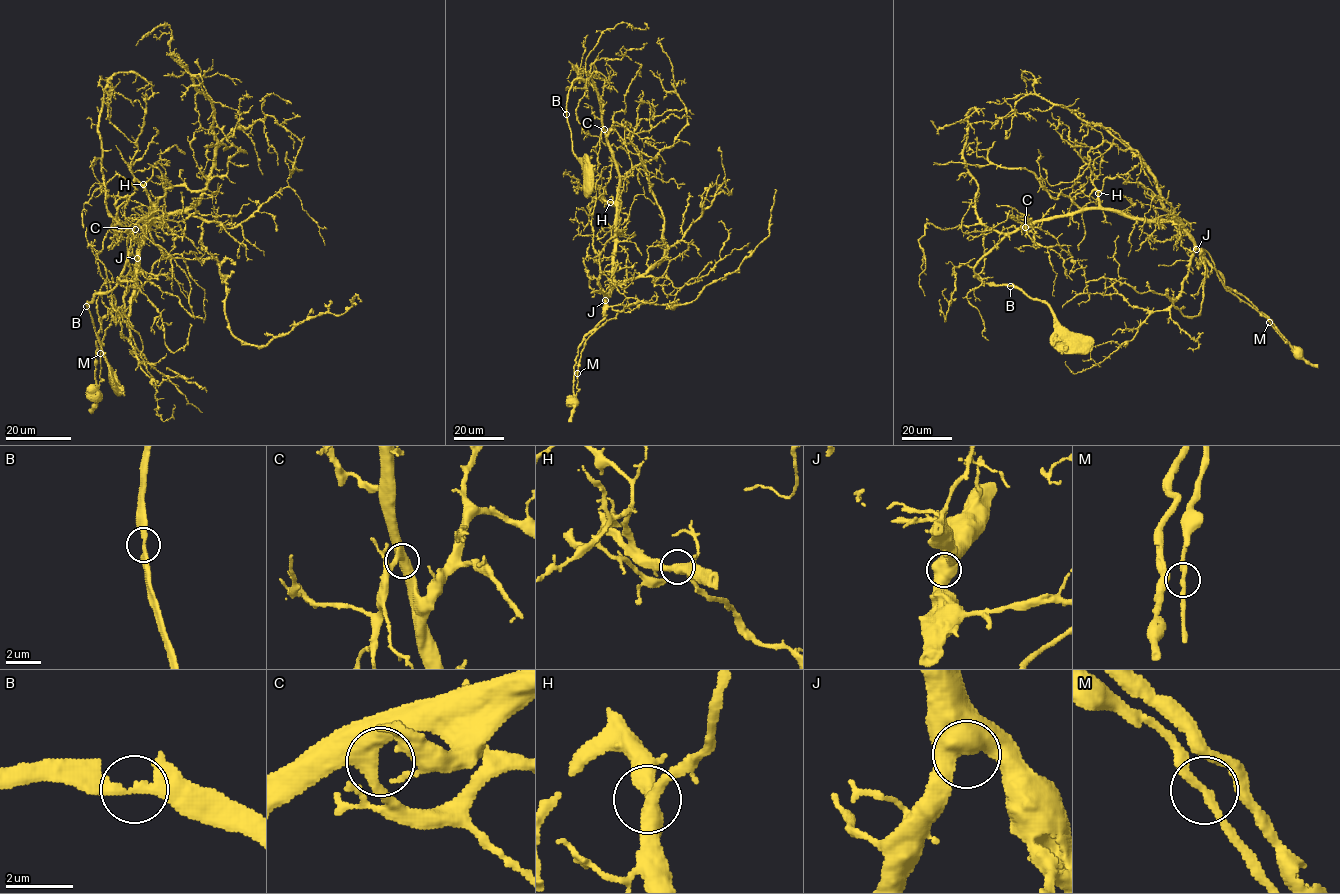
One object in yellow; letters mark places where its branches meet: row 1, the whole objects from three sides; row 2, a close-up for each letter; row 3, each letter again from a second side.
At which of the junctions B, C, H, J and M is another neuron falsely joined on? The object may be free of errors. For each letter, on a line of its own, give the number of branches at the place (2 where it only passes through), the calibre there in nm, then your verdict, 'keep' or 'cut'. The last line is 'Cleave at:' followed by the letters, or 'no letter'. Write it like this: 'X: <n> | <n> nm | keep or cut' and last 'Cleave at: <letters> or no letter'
B: 2 | 280 nm | keep
C: 2 | 440 nm | keep
H: 3 | 400 nm | keep
J: 2 | 600 nm | keep
M: 2 | 240 nm | keep
Cleave at: no letter

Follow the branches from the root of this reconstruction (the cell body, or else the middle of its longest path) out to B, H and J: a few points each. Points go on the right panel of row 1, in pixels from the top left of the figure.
B: (1071, 345), (1053, 311), (1046, 304), (1029, 298), (1010, 286)
H: (1071, 345), (1046, 304), (1012, 286), (979, 280), (974, 267), (1006, 236), (1028, 224), (1097, 207), (1098, 193)
J: (1071, 345), (1046, 304), (975, 276), (975, 265), (1006, 236), (1037, 221), (1105, 209), (1175, 223), (1196, 249)

